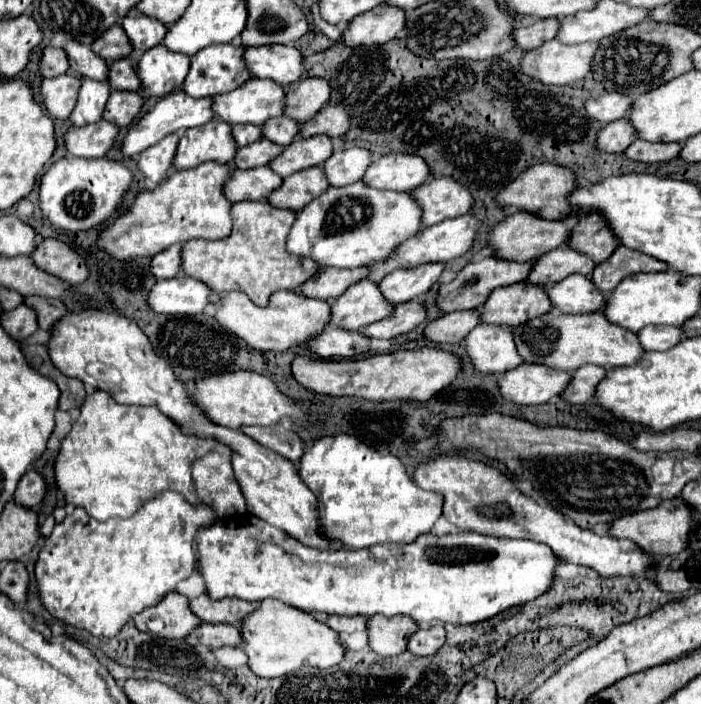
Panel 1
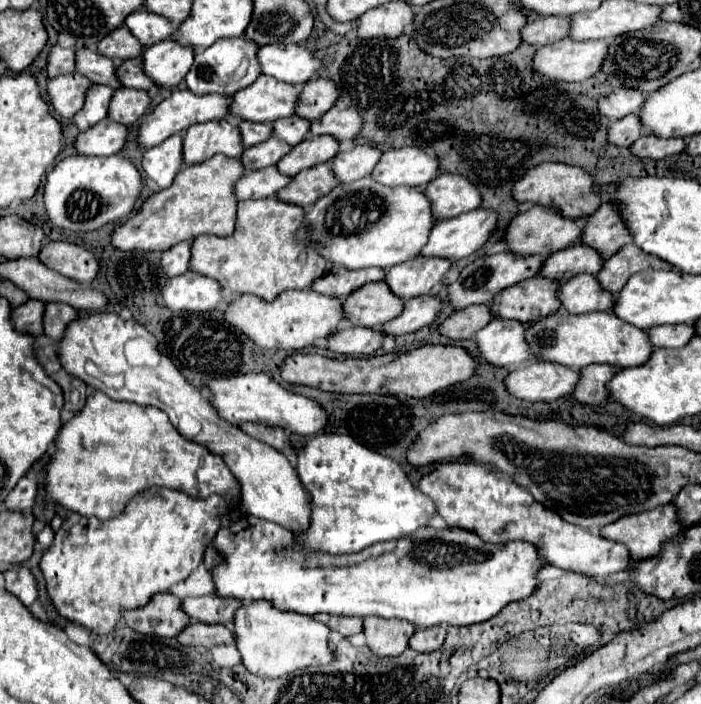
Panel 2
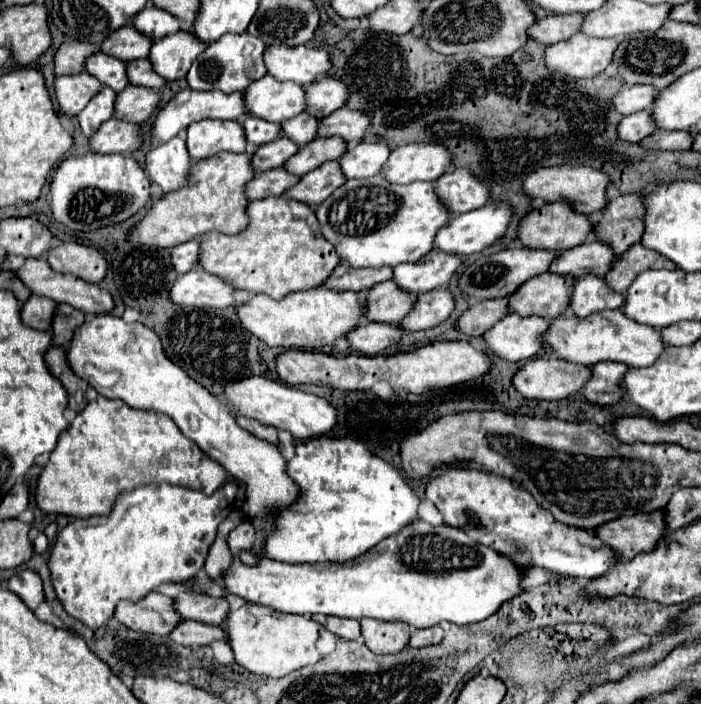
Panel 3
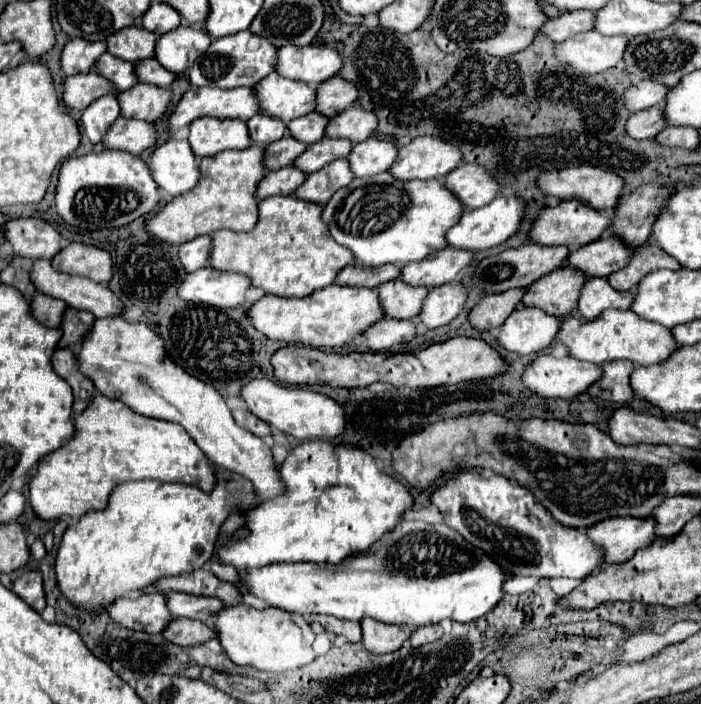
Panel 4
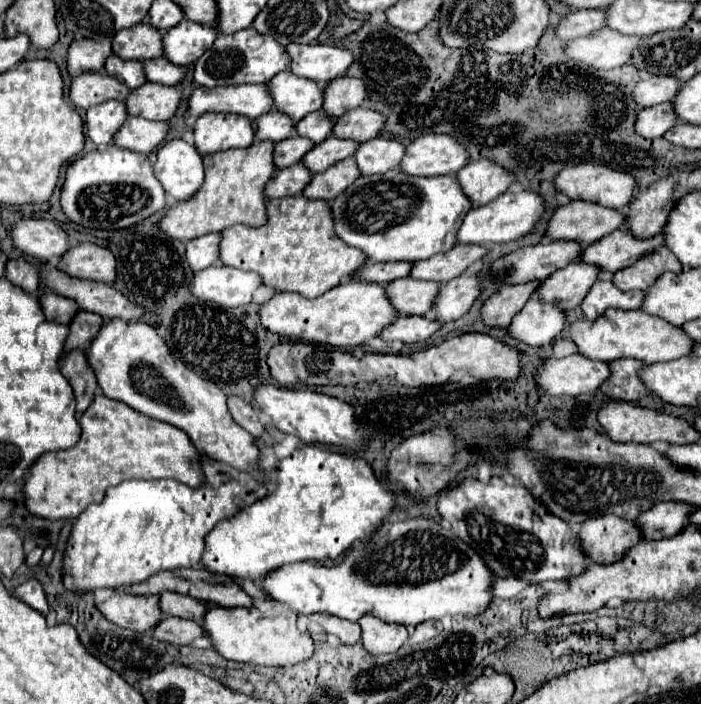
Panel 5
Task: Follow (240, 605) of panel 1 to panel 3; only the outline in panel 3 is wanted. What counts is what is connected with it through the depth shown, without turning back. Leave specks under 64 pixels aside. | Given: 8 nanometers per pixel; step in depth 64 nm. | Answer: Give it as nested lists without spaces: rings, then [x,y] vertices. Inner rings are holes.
[[[182,592],[182,594],[178,594],[174,604],[182,618],[198,620],[204,624],[214,624],[214,626],[224,626],[228,612],[230,612],[230,604],[224,596],[214,598],[214,596],[206,596],[206,594]]]

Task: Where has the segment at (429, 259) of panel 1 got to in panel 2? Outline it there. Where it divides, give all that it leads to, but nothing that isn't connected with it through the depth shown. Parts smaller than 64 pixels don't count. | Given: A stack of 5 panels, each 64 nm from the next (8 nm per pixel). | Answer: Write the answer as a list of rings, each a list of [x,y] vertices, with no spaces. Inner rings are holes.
[[[472,210],[456,218],[440,220],[430,236],[428,244],[420,250],[420,256],[438,256],[446,260],[460,260],[480,250],[496,226],[496,214],[488,210]]]

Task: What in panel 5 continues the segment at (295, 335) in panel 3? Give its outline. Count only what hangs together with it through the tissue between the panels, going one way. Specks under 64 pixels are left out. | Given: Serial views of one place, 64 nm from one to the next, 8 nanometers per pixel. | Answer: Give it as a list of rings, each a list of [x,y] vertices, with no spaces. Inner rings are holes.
[[[346,280],[318,298],[302,298],[298,294],[274,294],[260,306],[260,324],[284,338],[300,342],[320,342],[330,346],[354,346],[366,338],[374,338],[390,320],[396,320],[396,312],[386,300],[384,286],[368,284],[360,280]]]

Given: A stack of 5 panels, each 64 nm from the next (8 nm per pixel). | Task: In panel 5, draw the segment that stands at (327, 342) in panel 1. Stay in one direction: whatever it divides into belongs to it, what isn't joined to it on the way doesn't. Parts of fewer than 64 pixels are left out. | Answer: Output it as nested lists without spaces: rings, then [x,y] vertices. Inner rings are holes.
[[[398,316],[394,322],[390,322],[380,334],[378,338],[382,342],[394,342],[400,340],[404,344],[410,342],[418,342],[418,340],[426,340],[430,338],[436,330],[440,330],[438,322],[428,320],[428,318],[420,318],[420,316]]]

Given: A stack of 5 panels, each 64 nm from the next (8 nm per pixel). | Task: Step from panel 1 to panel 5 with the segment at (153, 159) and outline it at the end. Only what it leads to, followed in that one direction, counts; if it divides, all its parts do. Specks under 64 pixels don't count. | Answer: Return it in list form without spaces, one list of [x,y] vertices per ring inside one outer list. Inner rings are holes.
[[[170,140],[156,154],[154,174],[170,196],[176,200],[190,198],[204,180],[202,156],[184,140]]]

